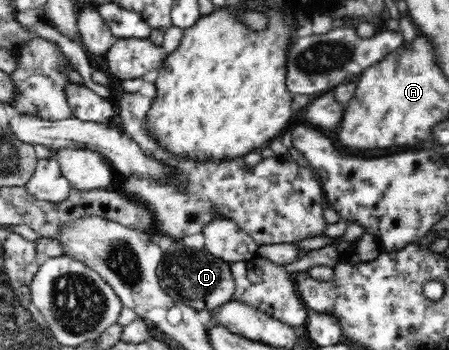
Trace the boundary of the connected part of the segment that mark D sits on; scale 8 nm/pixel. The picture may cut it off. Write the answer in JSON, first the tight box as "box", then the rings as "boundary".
{"box":[156,245,236,312],"boundary":[[[179,245],[173,247],[173,250],[165,252],[160,259],[160,263],[156,268],[161,288],[169,294],[171,298],[178,298],[185,302],[189,307],[198,310],[210,312],[213,309],[218,309],[220,306],[234,300],[234,292],[236,284],[230,269],[230,263],[221,258],[213,256],[205,249],[179,248]]]}

